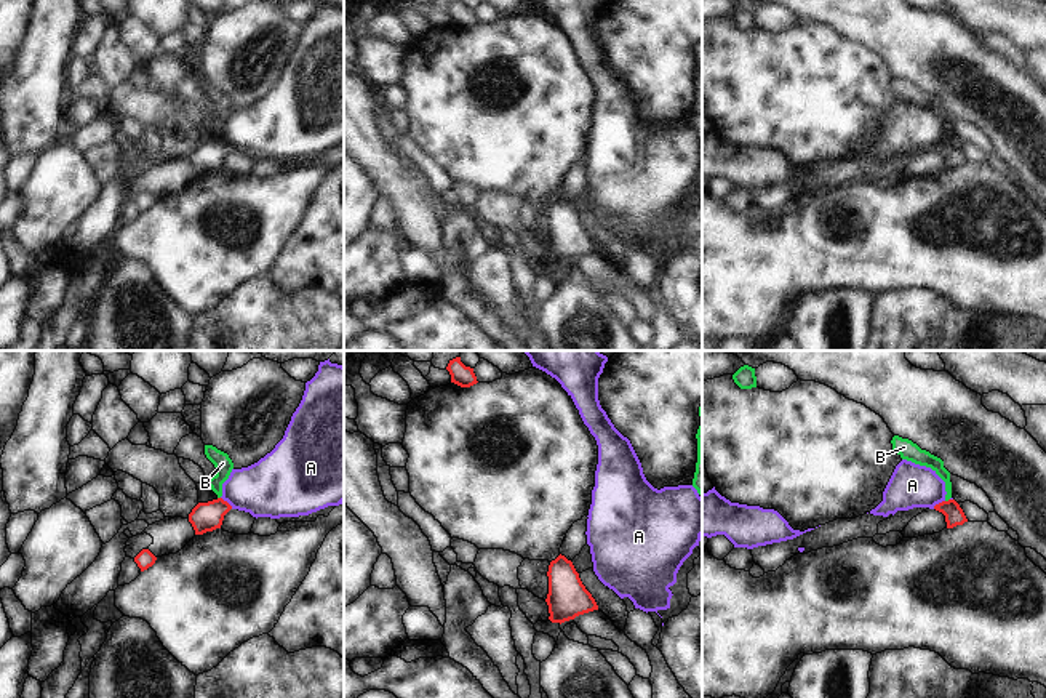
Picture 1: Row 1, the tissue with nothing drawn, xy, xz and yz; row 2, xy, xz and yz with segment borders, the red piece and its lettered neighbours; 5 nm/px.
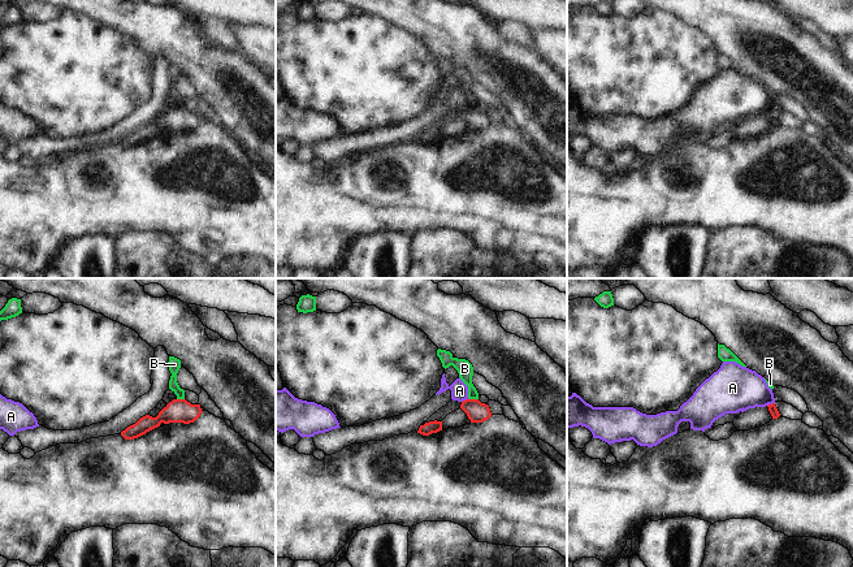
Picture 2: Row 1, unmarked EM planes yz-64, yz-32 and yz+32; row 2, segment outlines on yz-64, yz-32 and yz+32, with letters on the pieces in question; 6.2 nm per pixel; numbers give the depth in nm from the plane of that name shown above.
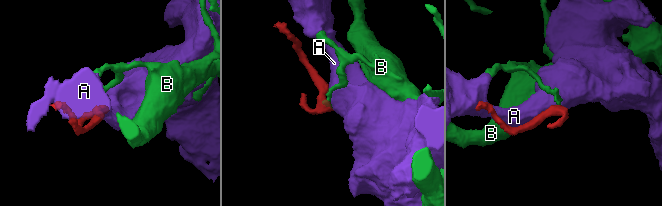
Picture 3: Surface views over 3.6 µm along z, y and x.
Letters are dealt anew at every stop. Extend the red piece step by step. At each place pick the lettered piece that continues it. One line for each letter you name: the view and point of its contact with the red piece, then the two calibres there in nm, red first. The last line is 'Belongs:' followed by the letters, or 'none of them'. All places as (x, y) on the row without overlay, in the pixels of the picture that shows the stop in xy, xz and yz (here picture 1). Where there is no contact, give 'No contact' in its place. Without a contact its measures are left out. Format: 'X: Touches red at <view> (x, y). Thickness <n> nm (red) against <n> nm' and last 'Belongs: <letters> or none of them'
Belongs: none of them.

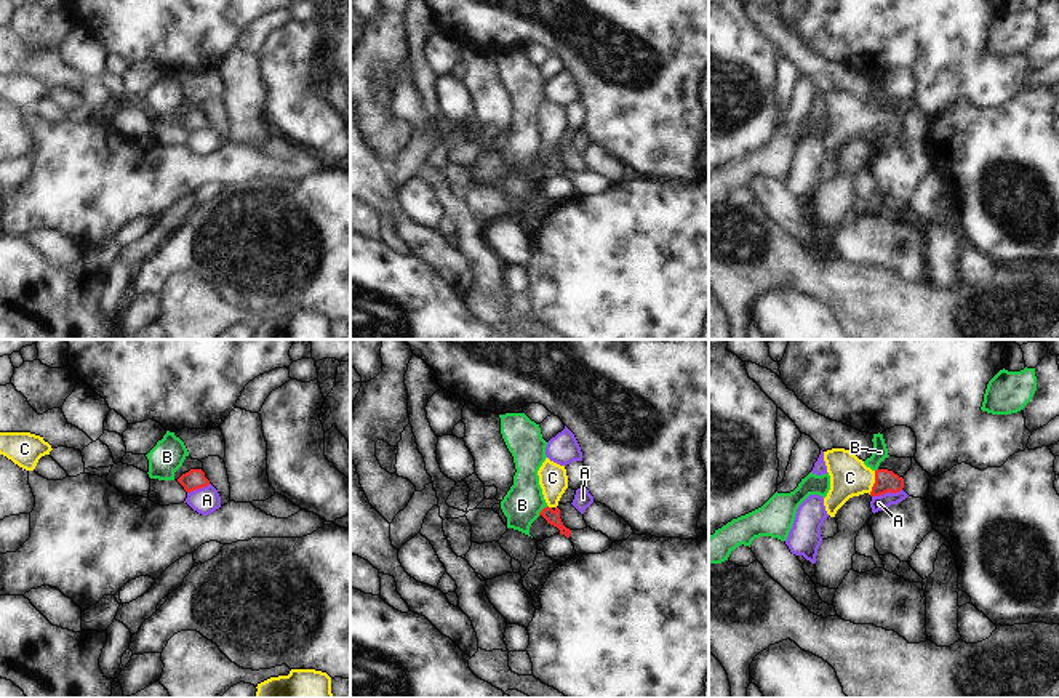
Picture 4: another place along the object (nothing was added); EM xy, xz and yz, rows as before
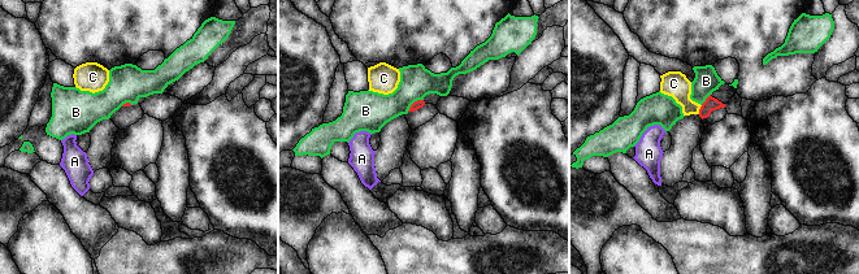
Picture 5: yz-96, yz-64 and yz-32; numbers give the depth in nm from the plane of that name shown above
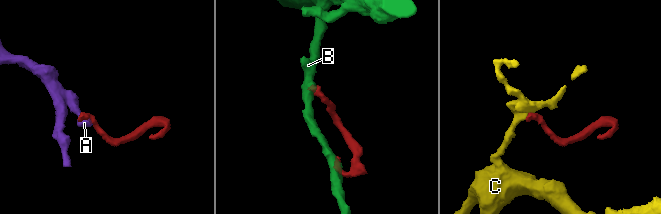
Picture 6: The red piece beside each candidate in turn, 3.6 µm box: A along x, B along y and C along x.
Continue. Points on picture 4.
C: Touches red at yz (875, 124). Thickness 110 nm (red) against 190 nm
Belongs: C.

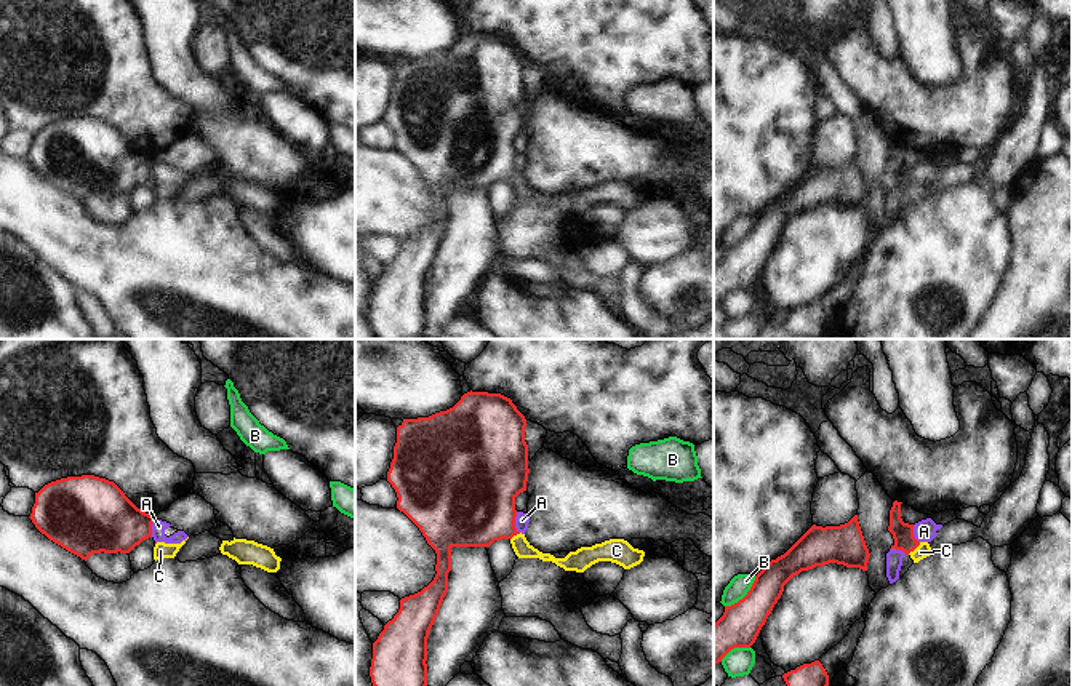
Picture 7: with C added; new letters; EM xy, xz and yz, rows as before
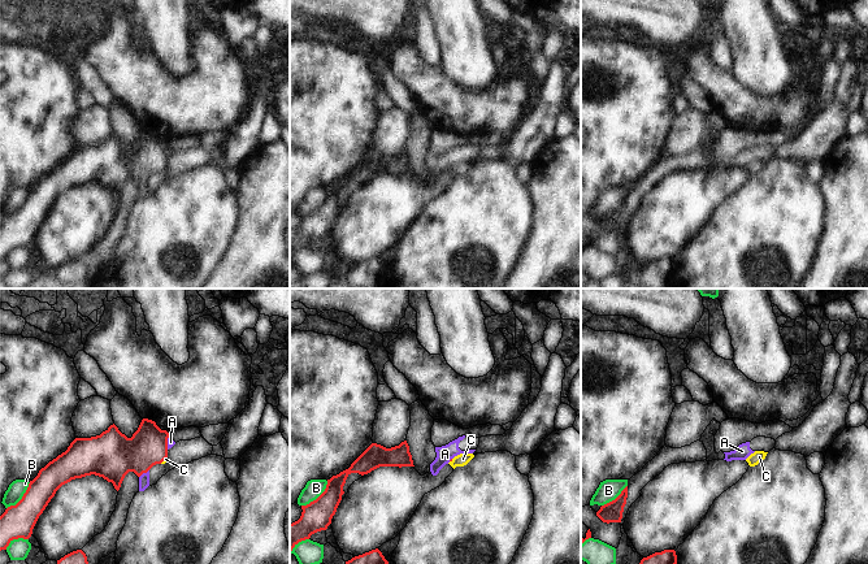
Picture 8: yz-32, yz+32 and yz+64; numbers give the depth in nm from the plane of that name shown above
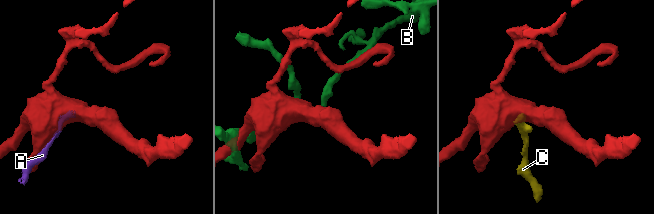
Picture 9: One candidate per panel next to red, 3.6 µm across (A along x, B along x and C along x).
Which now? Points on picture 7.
C: Touches red at yz (914, 191). Thickness 110 nm (red) against 70 nm
Belongs: C.

